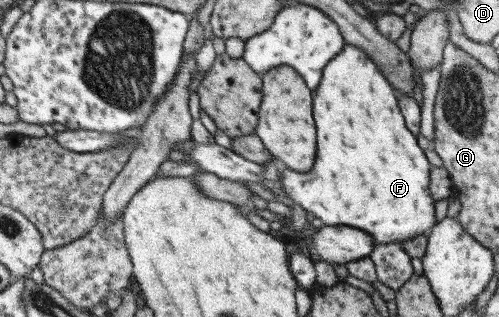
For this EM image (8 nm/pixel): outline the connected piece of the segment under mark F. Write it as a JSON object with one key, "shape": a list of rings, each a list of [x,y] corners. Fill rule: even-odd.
{"shape":[[[345,45],[340,52],[331,58],[331,61],[322,69],[322,78],[313,92],[312,116],[316,123],[317,149],[314,166],[305,173],[299,173],[289,168],[282,171],[280,187],[286,196],[295,204],[300,205],[306,213],[313,213],[317,219],[321,219],[324,225],[343,225],[351,228],[359,228],[372,235],[374,245],[384,243],[402,243],[410,237],[423,234],[429,227],[433,228],[437,223],[435,219],[434,199],[430,196],[430,169],[431,164],[425,156],[424,150],[417,144],[414,133],[407,129],[397,97],[395,97],[394,87],[387,81],[387,78],[379,71],[378,65],[367,55],[367,52],[360,47]]]}

